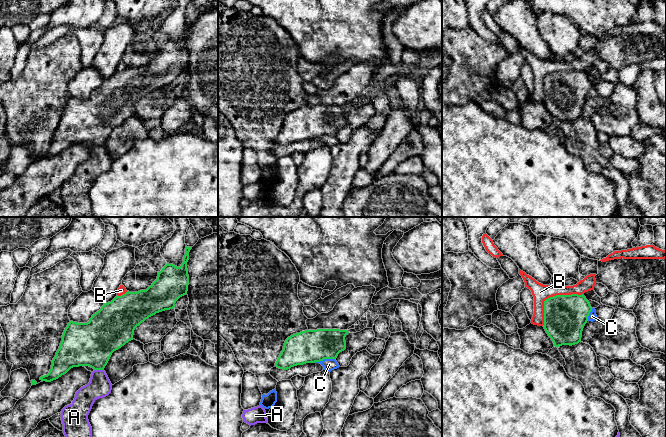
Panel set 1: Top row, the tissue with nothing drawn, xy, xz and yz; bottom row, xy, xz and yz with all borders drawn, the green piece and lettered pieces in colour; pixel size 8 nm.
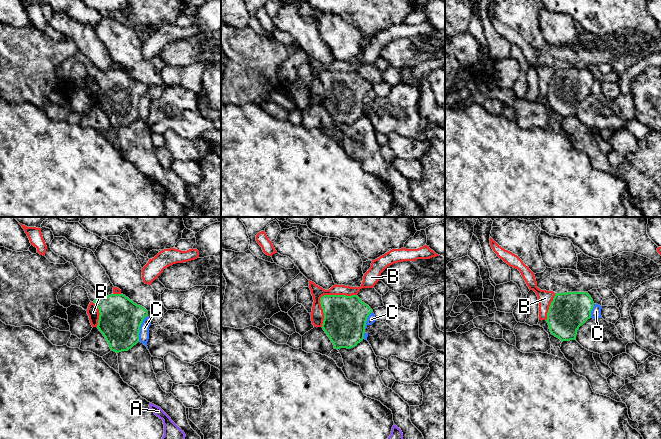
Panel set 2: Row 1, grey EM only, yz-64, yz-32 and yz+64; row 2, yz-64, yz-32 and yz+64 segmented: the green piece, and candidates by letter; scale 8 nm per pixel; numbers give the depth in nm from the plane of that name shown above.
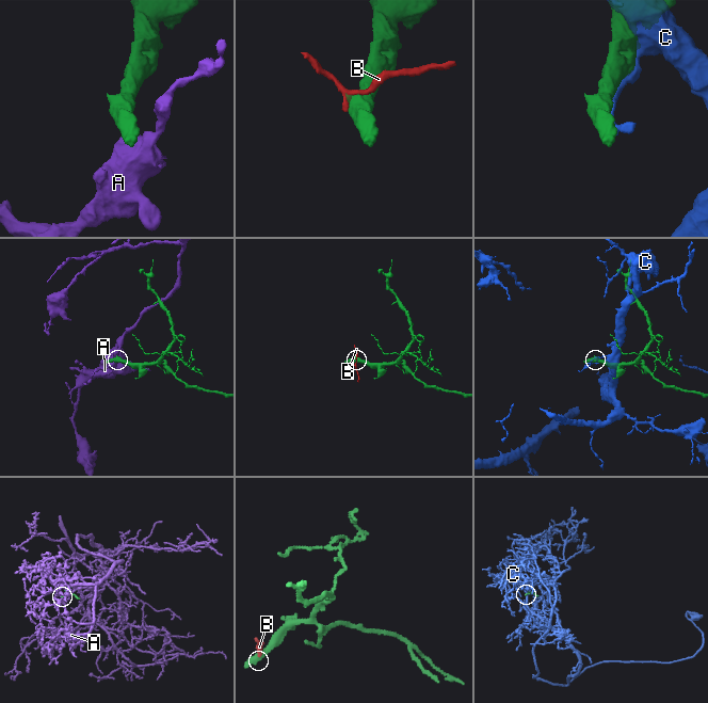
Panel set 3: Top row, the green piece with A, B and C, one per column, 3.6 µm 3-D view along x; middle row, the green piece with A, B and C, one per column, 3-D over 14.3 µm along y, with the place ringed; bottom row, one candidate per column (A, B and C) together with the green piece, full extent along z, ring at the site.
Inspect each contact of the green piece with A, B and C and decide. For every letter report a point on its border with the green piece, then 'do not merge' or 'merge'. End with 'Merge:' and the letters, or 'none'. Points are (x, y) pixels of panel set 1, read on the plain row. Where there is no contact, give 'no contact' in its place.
A: meets green in xy at (99, 145); do not merge
B: meets green in yz at (551, 73); do not merge
C: meets green in xz at (324, 134); do not merge
Merge: none

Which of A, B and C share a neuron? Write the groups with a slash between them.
A / B / C

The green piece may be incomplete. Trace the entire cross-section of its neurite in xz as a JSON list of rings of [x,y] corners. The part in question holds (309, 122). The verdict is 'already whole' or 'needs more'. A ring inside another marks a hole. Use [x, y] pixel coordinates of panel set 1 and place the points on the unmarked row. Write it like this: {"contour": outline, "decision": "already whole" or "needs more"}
{"contour": [[[305,106],[288,113],[275,142],[287,146],[297,141],[336,135],[346,125],[348,106]]], "decision": "already whole"}

